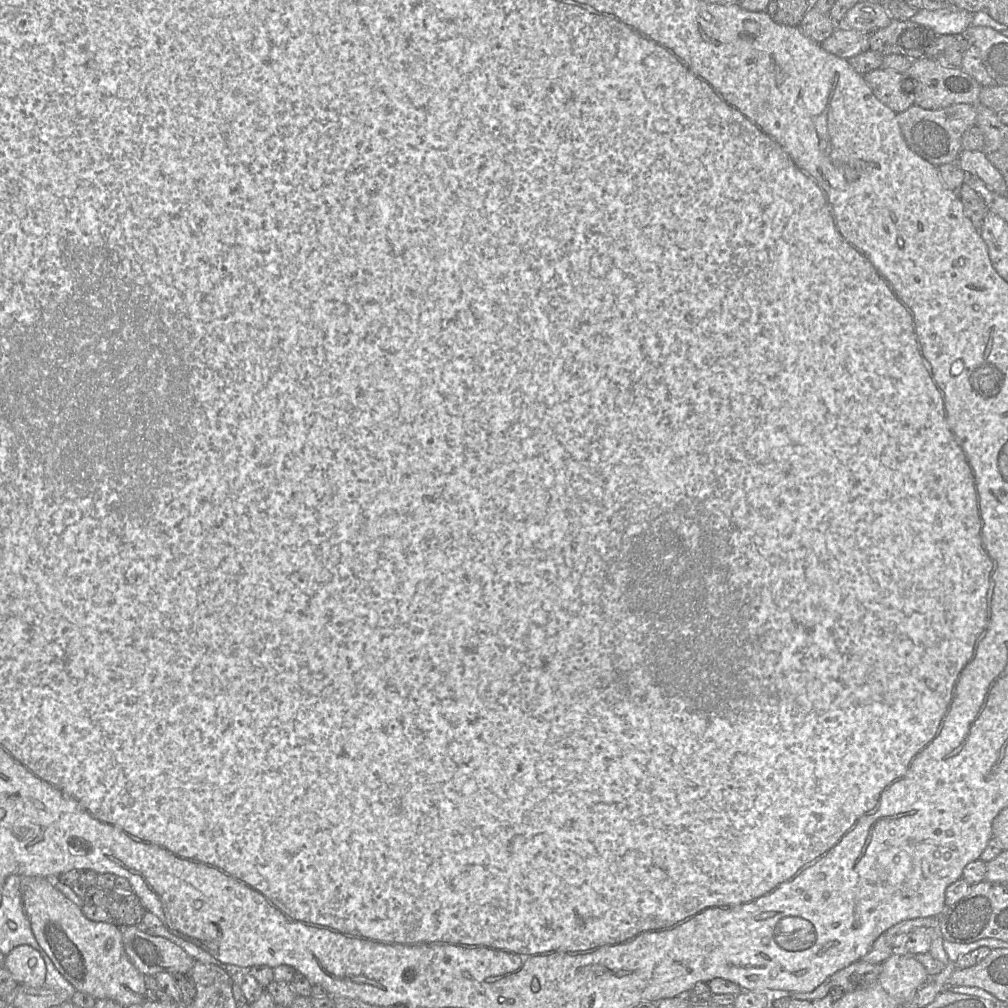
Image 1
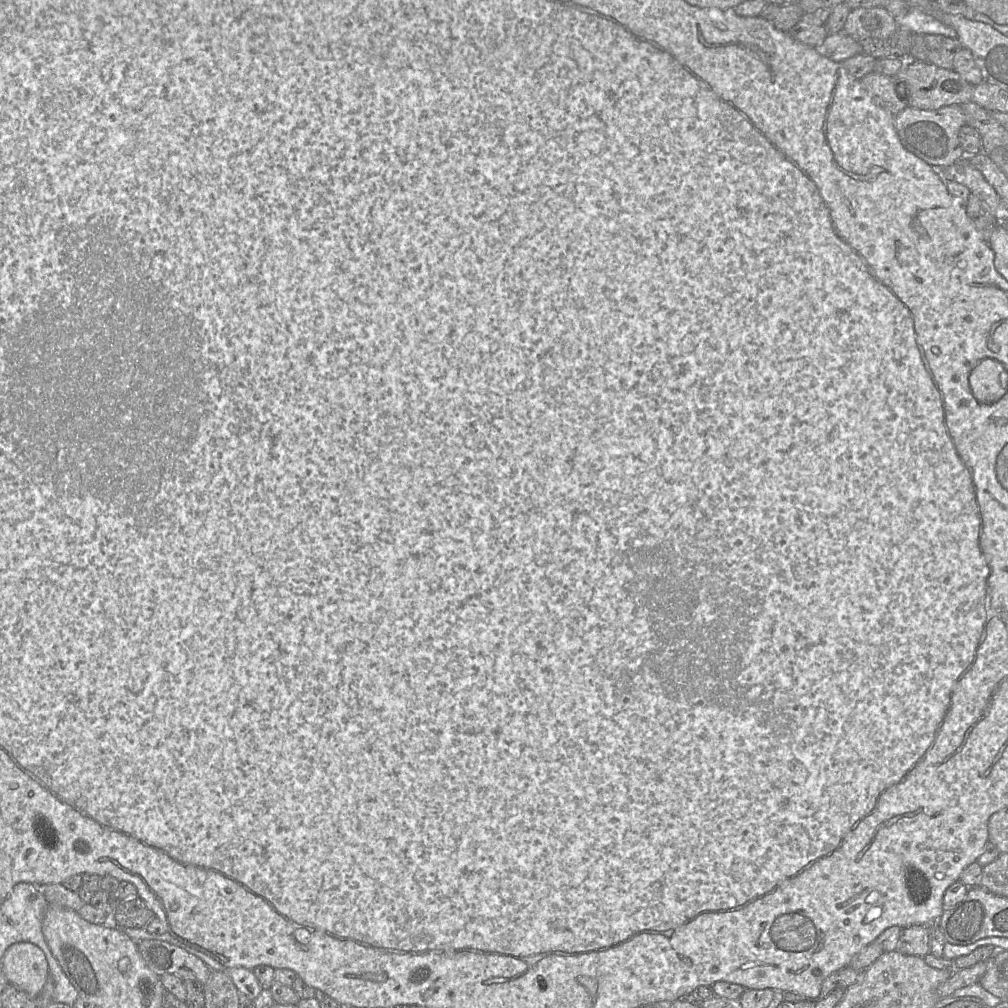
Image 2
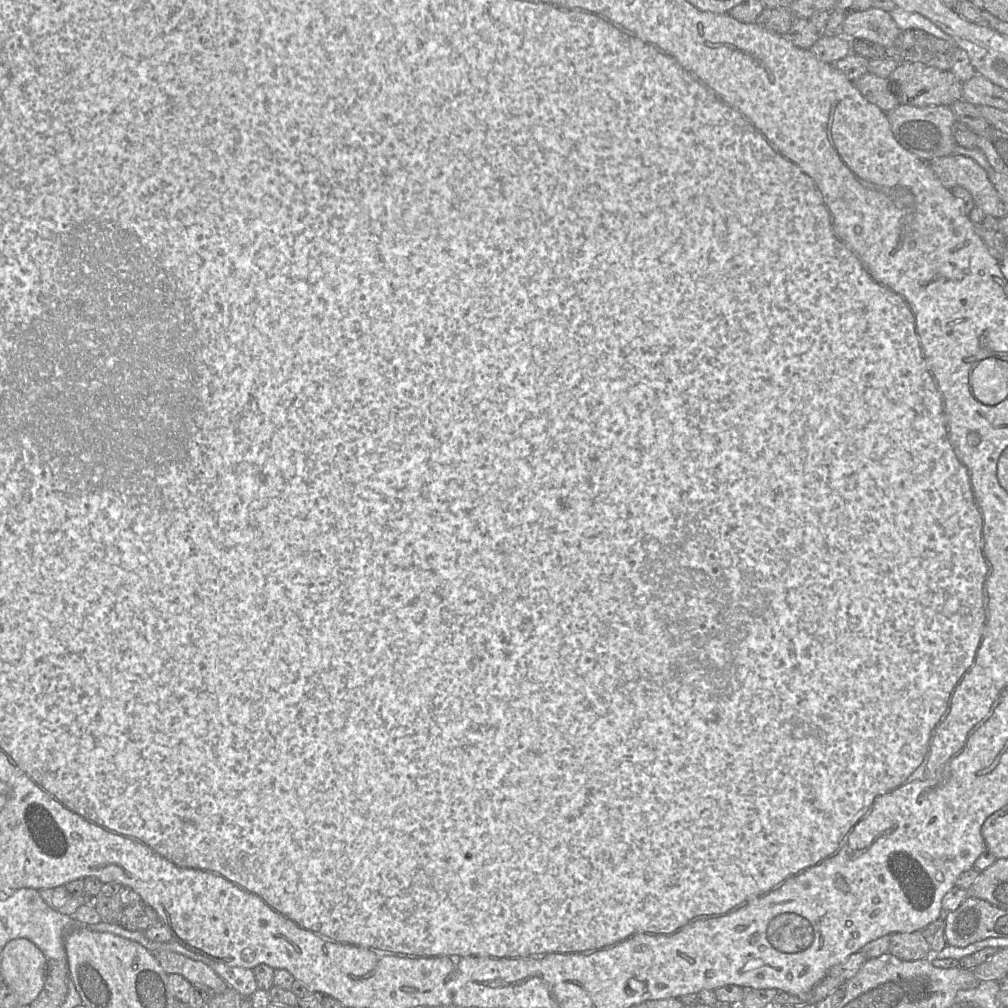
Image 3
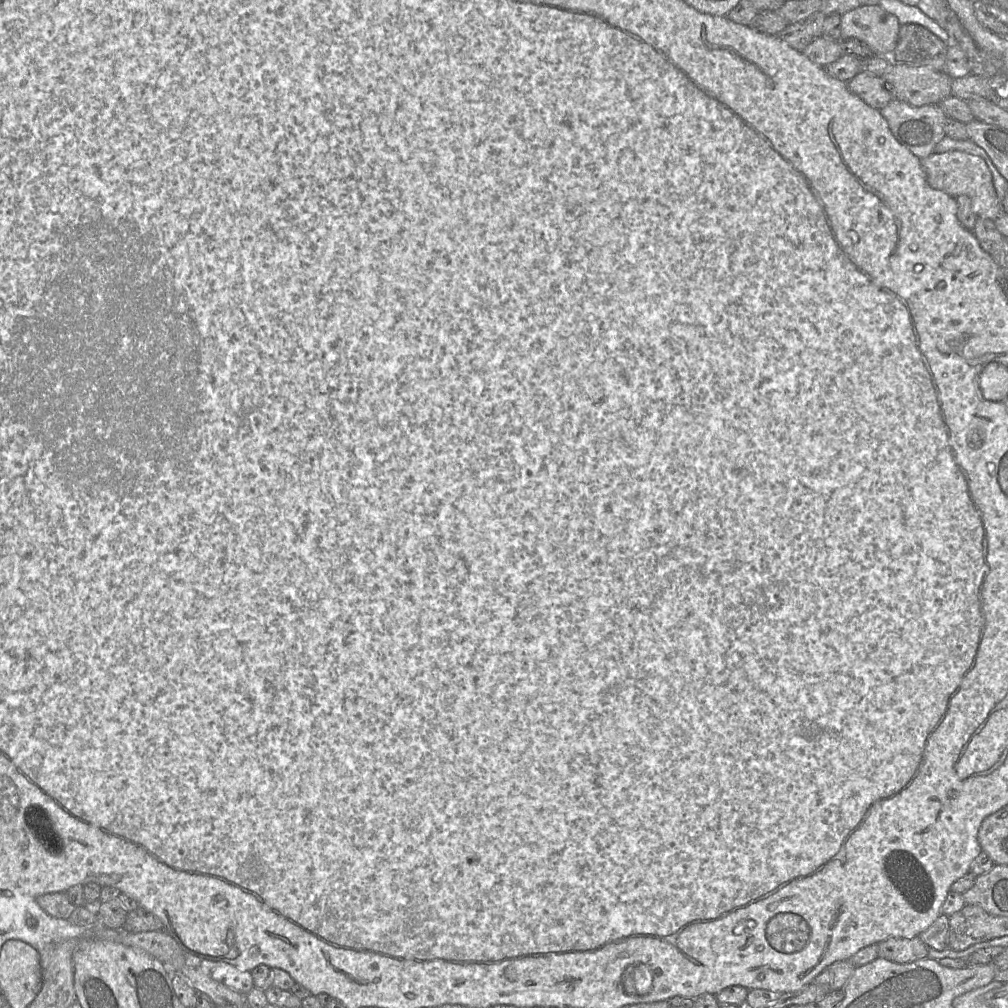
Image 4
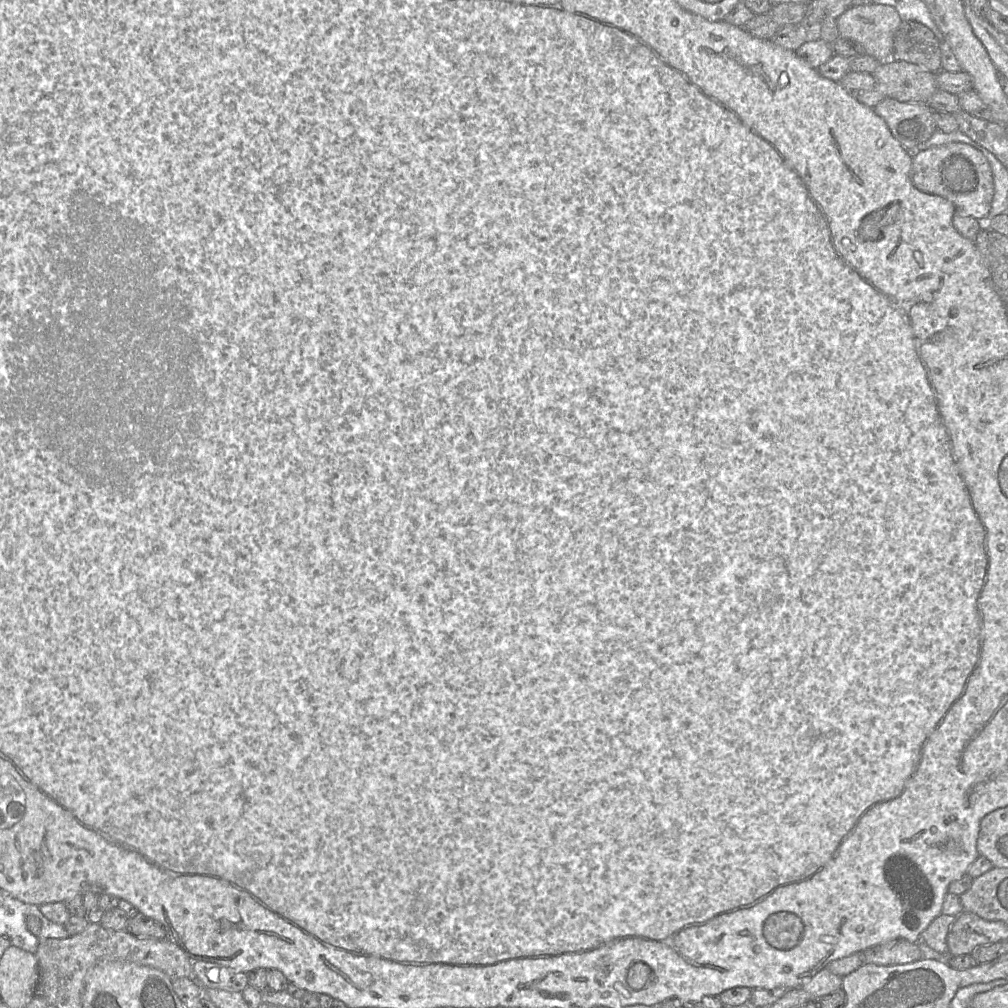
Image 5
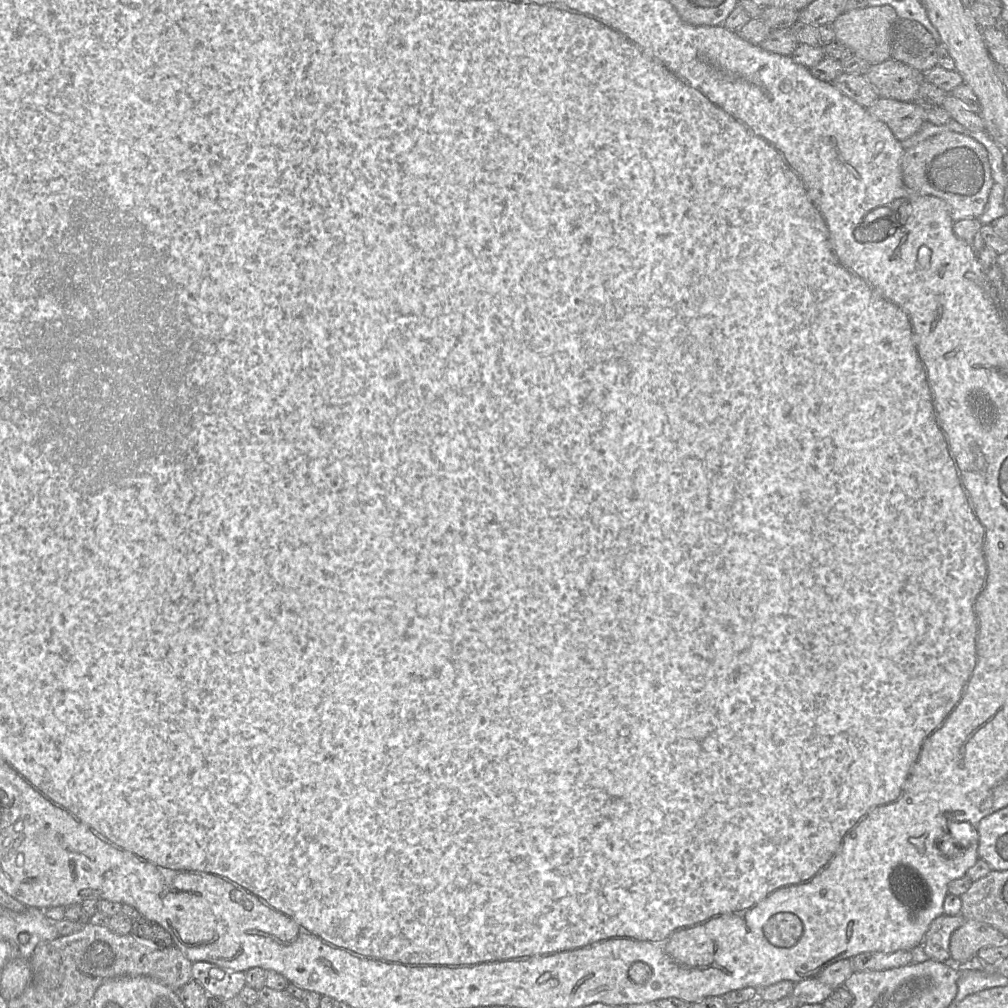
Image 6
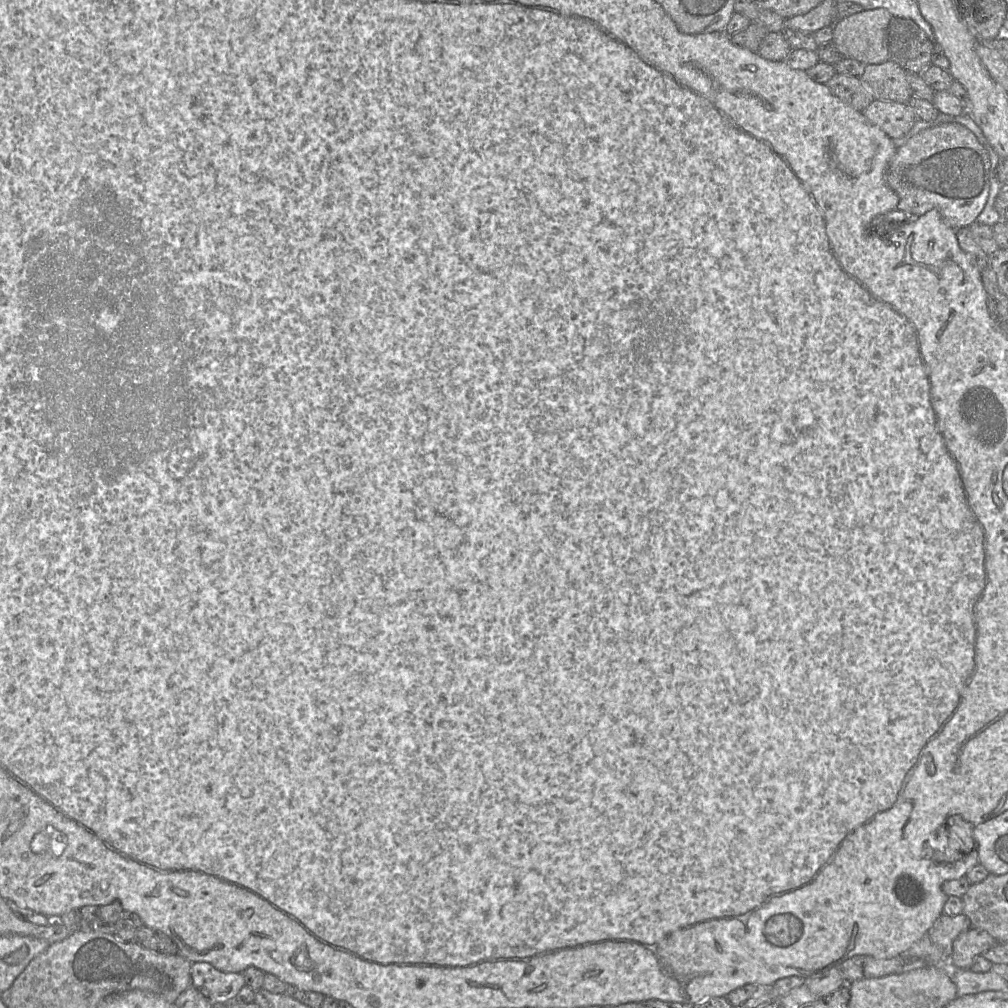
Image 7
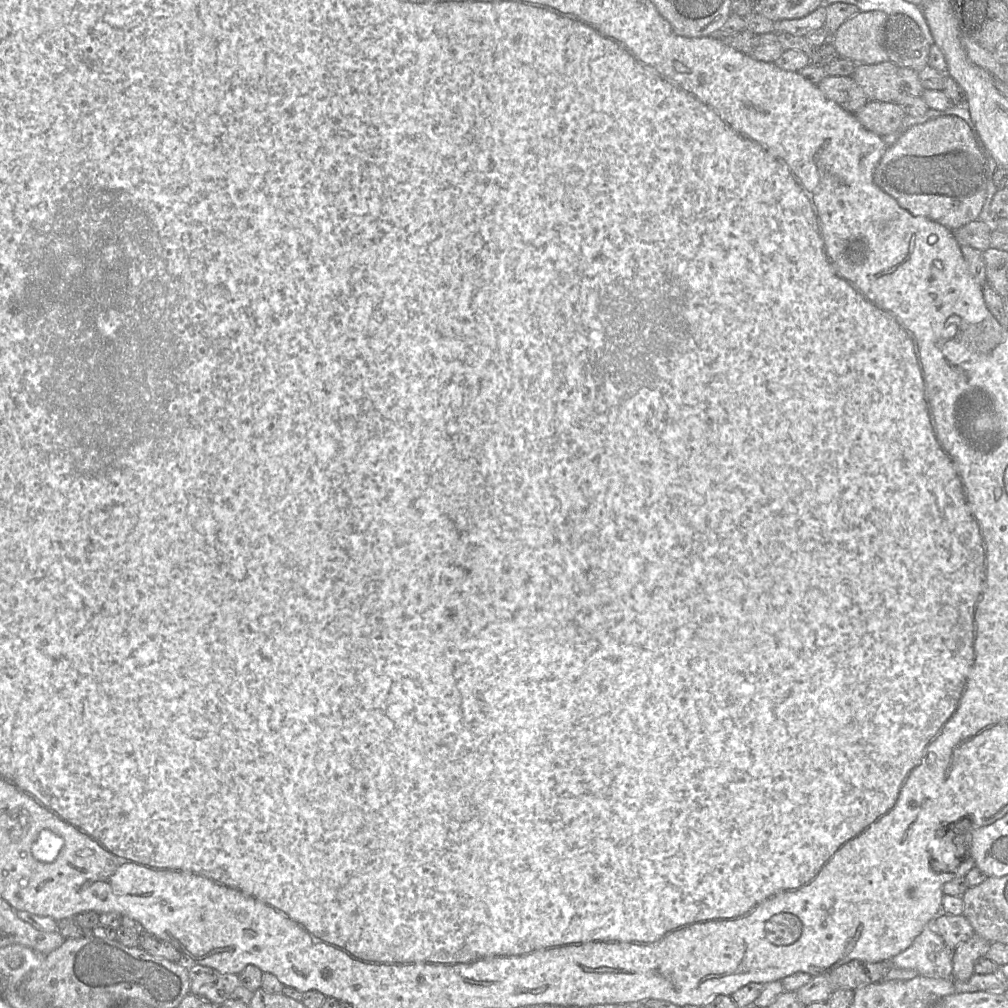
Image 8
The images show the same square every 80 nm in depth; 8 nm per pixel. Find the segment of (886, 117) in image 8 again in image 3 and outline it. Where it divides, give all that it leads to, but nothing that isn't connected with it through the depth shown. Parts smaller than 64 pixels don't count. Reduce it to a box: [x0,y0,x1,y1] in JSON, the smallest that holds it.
[887,104,957,162]

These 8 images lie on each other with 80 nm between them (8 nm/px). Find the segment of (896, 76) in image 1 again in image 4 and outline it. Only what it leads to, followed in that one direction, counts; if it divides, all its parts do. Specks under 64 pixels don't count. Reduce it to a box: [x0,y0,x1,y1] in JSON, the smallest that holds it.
[847,72,894,110]

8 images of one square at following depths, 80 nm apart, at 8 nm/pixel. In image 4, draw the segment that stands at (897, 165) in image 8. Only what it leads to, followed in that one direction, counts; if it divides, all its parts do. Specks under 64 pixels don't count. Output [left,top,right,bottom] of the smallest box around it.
[920,150,1004,221]

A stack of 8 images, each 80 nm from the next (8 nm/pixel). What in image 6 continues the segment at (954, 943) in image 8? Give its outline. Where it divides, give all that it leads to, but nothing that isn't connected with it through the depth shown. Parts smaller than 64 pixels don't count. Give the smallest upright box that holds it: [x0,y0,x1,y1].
[922,914,966,962]

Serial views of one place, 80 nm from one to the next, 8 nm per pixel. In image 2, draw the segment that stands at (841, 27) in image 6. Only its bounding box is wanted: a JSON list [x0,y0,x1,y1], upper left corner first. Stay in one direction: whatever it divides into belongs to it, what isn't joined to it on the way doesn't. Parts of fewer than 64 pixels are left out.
[843,7,897,41]

